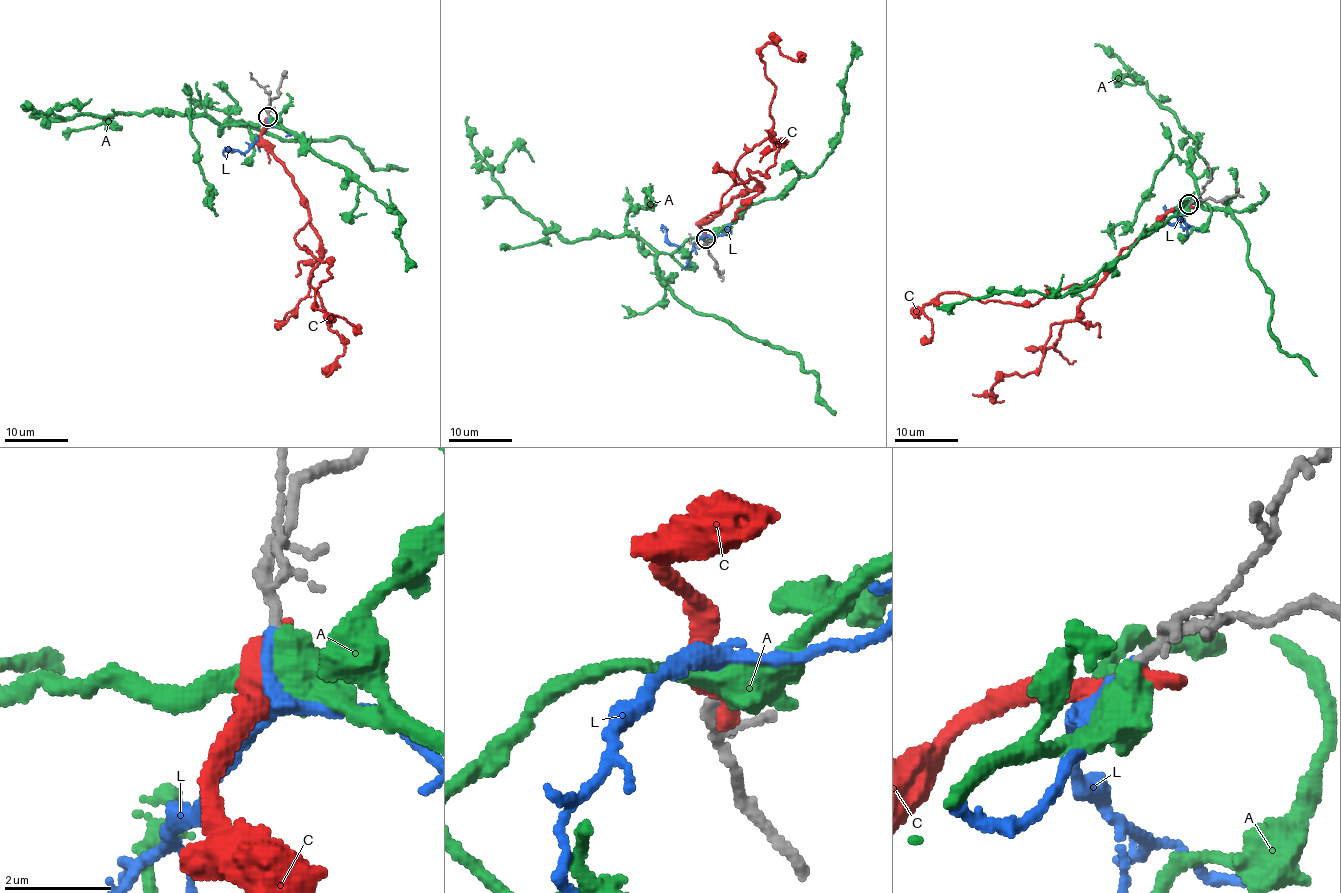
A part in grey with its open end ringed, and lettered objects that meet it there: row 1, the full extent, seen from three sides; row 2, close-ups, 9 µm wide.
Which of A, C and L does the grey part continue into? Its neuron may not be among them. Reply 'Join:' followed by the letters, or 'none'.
Join: L

